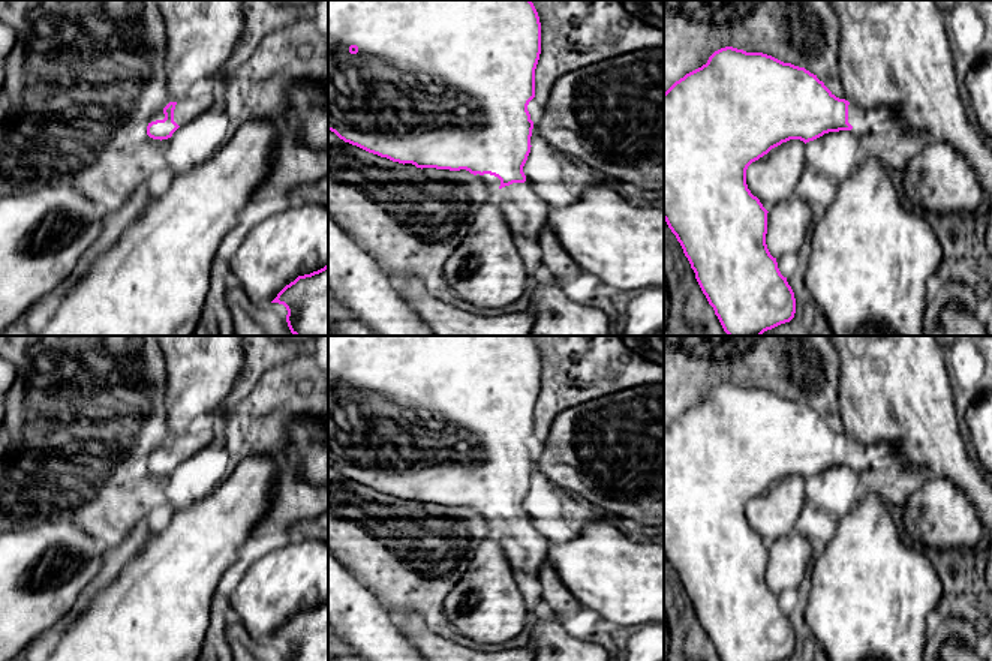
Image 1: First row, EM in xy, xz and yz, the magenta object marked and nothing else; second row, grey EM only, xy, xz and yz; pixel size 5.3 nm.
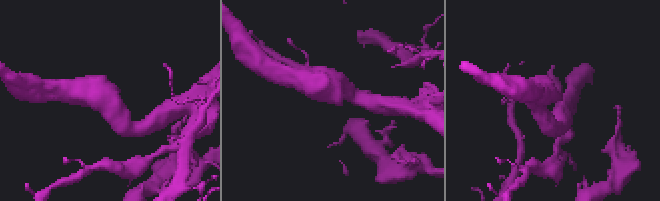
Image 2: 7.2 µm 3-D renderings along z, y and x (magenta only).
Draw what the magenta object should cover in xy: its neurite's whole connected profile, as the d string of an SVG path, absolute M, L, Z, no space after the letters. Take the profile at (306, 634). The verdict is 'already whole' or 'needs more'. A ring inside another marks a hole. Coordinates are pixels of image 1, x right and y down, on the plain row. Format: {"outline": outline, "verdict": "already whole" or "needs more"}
{"outline": "M328 601L298 612L271 639L288 646L288 661L328 661Z", "verdict": "already whole"}

